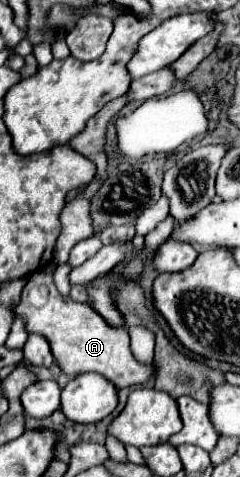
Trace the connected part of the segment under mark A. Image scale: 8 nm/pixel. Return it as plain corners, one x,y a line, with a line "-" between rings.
52,262
52,266
38,270
36,276
32,274
22,292
22,302
16,306
16,316
26,318
26,330
46,336
56,364
70,376
78,376
80,372
98,372
112,380
116,388
128,388
148,382
154,376
156,368
154,364
142,364
132,358
128,330
110,326
90,304
62,298
52,280
54,268
56,264

